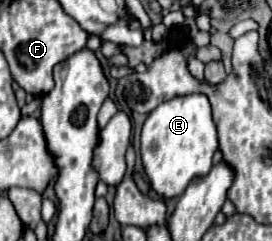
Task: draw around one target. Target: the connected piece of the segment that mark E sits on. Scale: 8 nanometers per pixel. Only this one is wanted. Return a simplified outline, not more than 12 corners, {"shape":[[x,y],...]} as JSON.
{"shape":[[203,93],[157,105],[141,159],[159,197],[209,173],[219,147]]}

